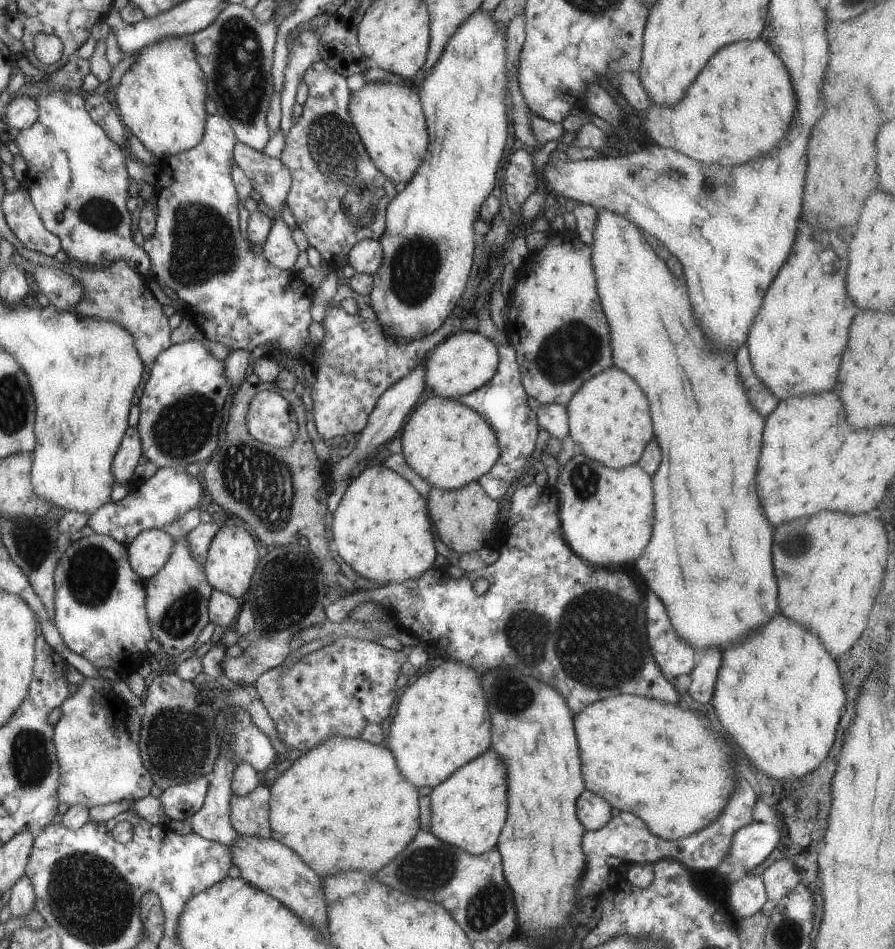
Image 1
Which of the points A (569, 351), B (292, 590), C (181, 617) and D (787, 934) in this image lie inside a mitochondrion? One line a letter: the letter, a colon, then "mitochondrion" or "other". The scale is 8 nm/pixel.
A: mitochondrion
B: mitochondrion
C: mitochondrion
D: mitochondrion

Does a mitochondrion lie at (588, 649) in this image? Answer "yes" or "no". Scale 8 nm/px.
yes

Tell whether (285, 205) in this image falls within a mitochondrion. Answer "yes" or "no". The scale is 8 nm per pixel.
no

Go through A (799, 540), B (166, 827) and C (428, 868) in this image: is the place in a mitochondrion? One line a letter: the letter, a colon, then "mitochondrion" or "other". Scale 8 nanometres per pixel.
A: mitochondrion
B: other
C: mitochondrion

